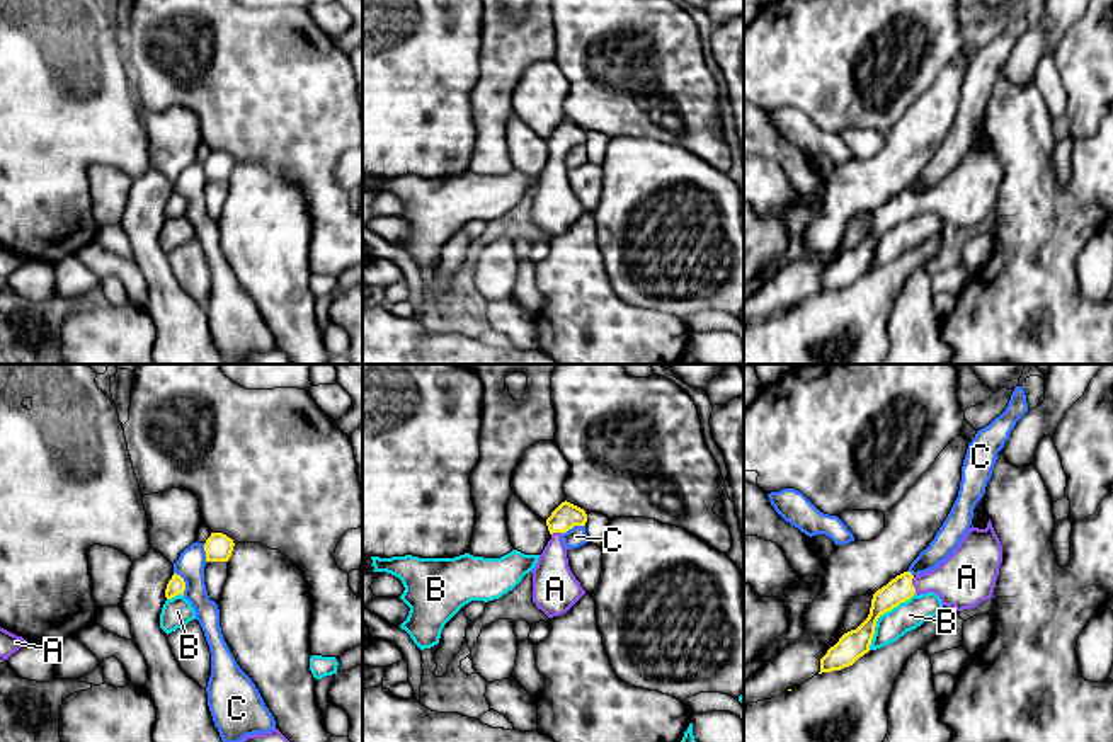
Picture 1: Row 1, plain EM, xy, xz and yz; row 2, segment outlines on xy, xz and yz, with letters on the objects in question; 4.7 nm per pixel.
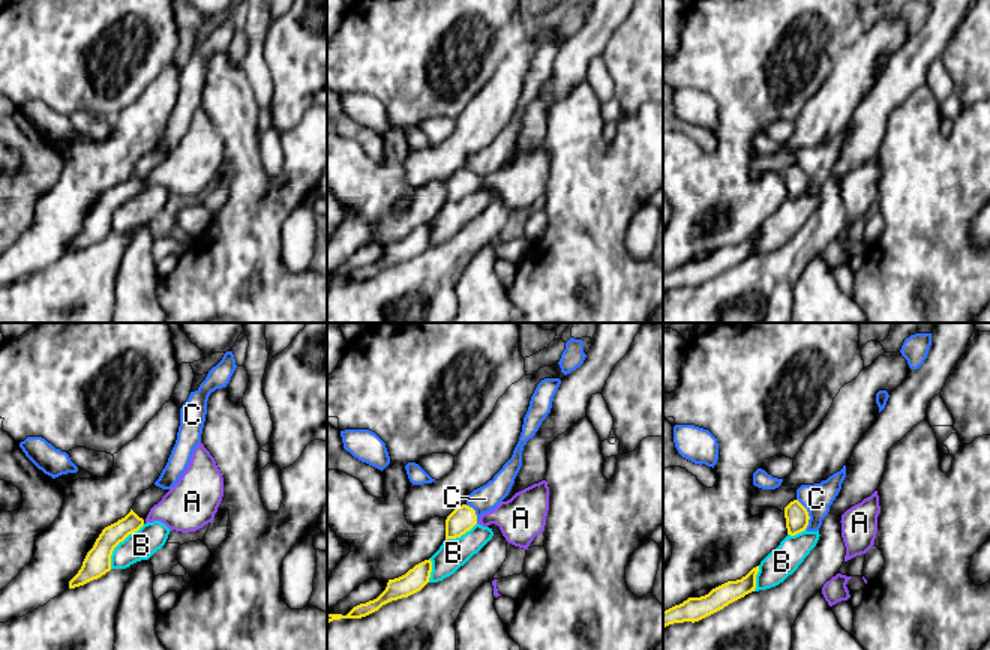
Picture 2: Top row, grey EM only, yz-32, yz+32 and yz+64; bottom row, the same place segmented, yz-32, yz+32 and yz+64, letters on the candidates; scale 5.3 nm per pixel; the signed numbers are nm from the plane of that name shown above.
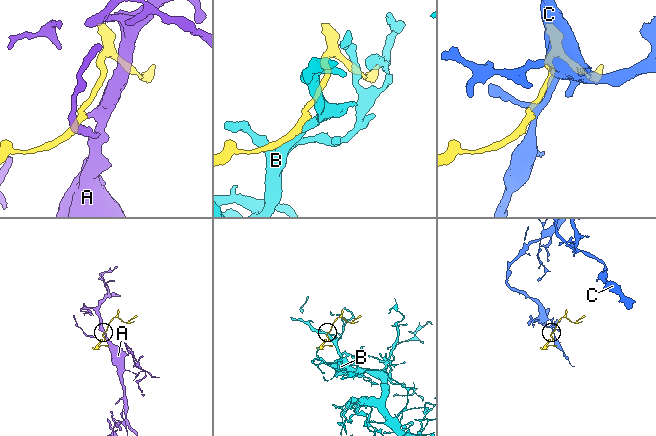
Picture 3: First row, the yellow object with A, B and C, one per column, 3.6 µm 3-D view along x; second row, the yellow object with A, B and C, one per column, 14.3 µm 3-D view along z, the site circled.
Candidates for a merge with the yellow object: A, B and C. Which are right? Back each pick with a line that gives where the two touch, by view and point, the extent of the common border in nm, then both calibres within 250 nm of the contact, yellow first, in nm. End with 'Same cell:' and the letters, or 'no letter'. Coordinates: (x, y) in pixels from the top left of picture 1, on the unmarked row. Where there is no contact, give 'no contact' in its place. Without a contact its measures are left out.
A: meets yellow in yz at (913, 205); contact 80 nm long; 120 nm thick on the yellow side, 260 nm on the other
Same cell: A

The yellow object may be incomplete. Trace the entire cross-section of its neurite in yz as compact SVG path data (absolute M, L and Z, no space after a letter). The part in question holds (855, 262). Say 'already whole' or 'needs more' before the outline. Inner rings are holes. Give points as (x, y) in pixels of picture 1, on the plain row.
needs more | M990 138L985 148L972 145L956 168L936 187L916 196L904 191L878 208L873 213L868 237L827 269L820 277L819 293L849 286L868 272L878 237L914 213L934 211L943 225L953 225L956 230L975 226L990 218L1001 182L1002 163Z

